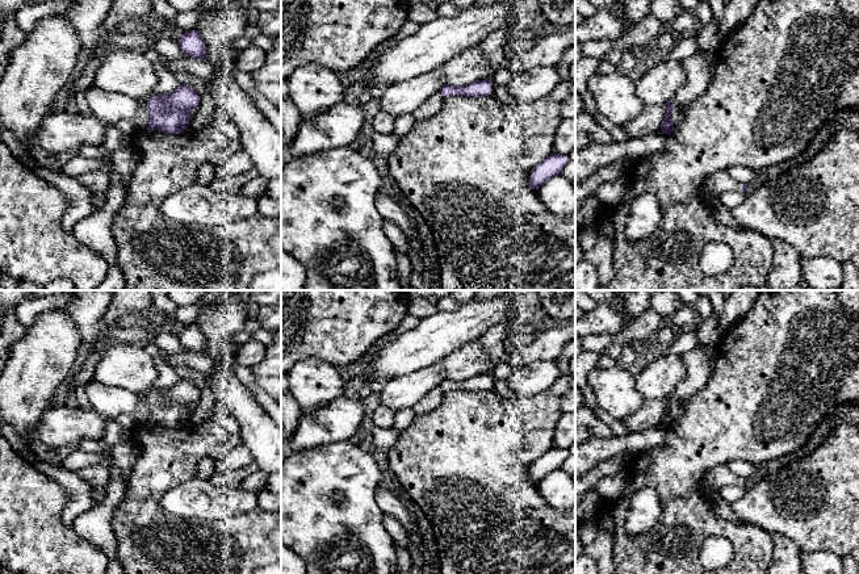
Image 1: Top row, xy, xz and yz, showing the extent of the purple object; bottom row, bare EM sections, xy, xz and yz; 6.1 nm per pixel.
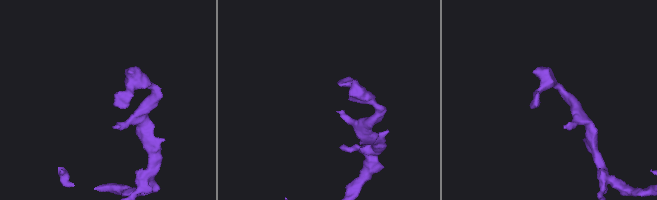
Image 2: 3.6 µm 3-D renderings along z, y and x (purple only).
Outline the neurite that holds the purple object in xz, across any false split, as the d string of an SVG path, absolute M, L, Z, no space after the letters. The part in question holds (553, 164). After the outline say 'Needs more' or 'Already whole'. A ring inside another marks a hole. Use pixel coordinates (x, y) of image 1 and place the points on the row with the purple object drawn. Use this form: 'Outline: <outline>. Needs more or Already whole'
Outline: M552 152L533 168L533 172L529 177L529 187L539 190L539 188L548 180L561 175L569 160L570 159L567 155Z. Already whole

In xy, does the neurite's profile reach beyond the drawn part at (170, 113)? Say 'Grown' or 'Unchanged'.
Unchanged

